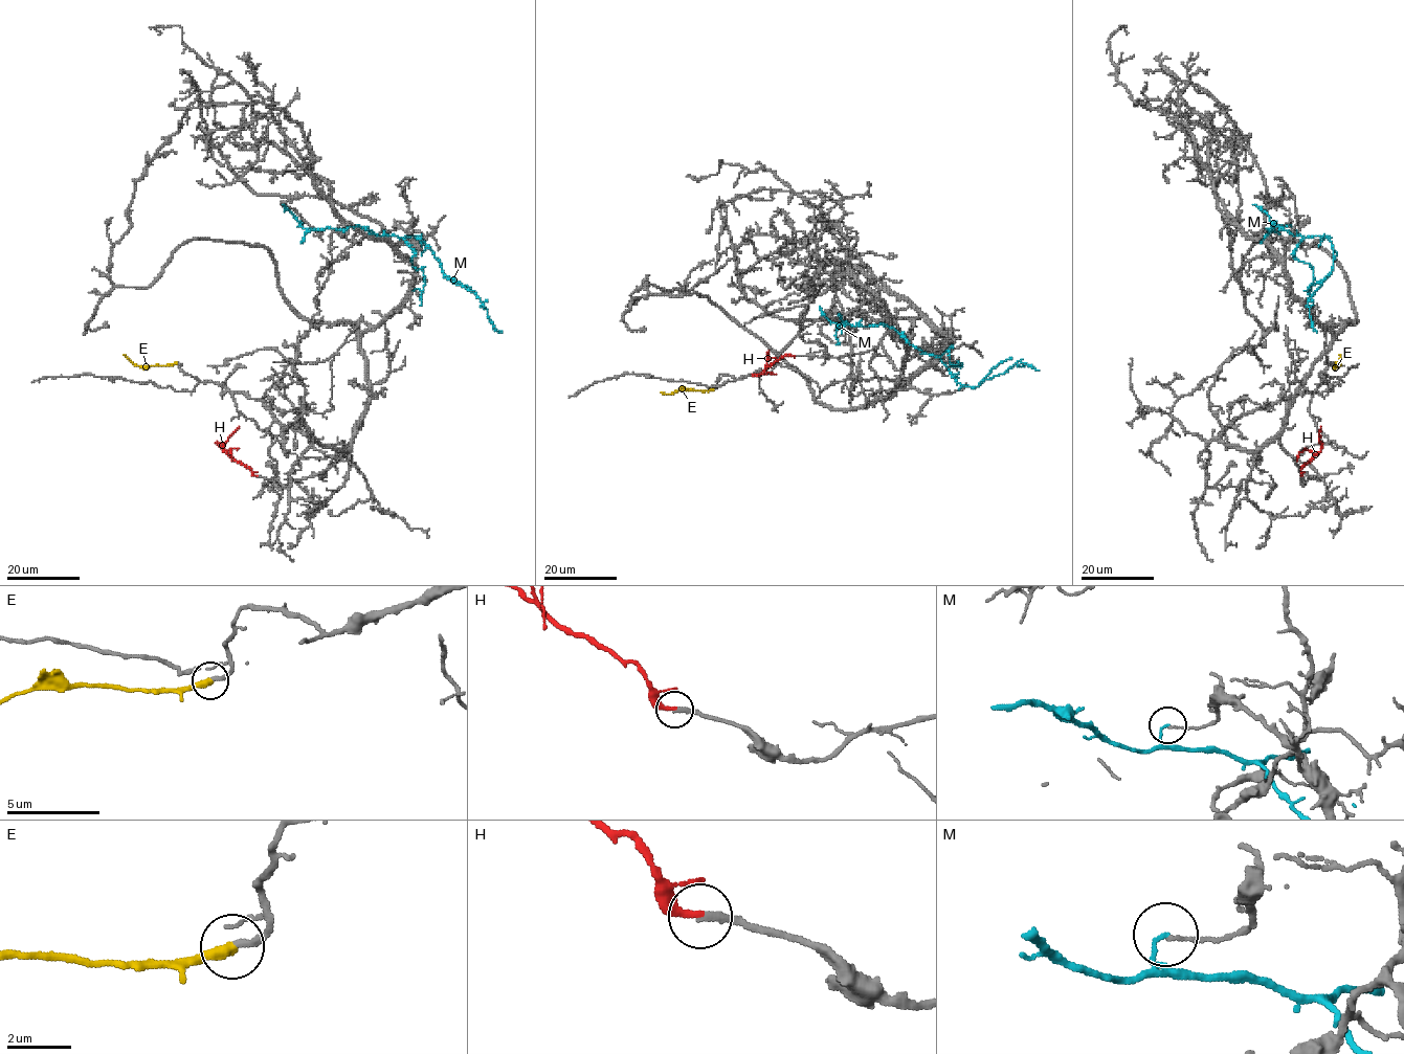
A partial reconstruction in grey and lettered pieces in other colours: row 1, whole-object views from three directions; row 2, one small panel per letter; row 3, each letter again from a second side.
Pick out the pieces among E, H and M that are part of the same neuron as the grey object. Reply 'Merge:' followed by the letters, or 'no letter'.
Merge: E, H

